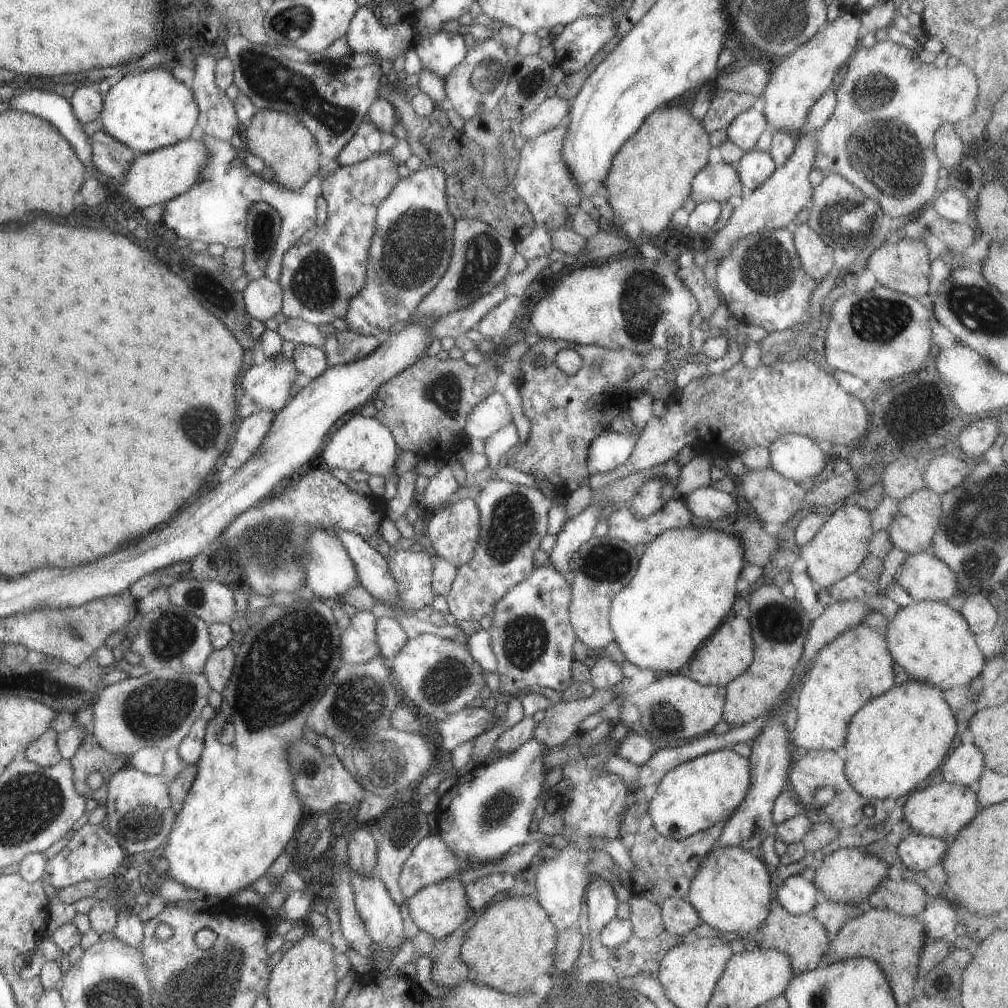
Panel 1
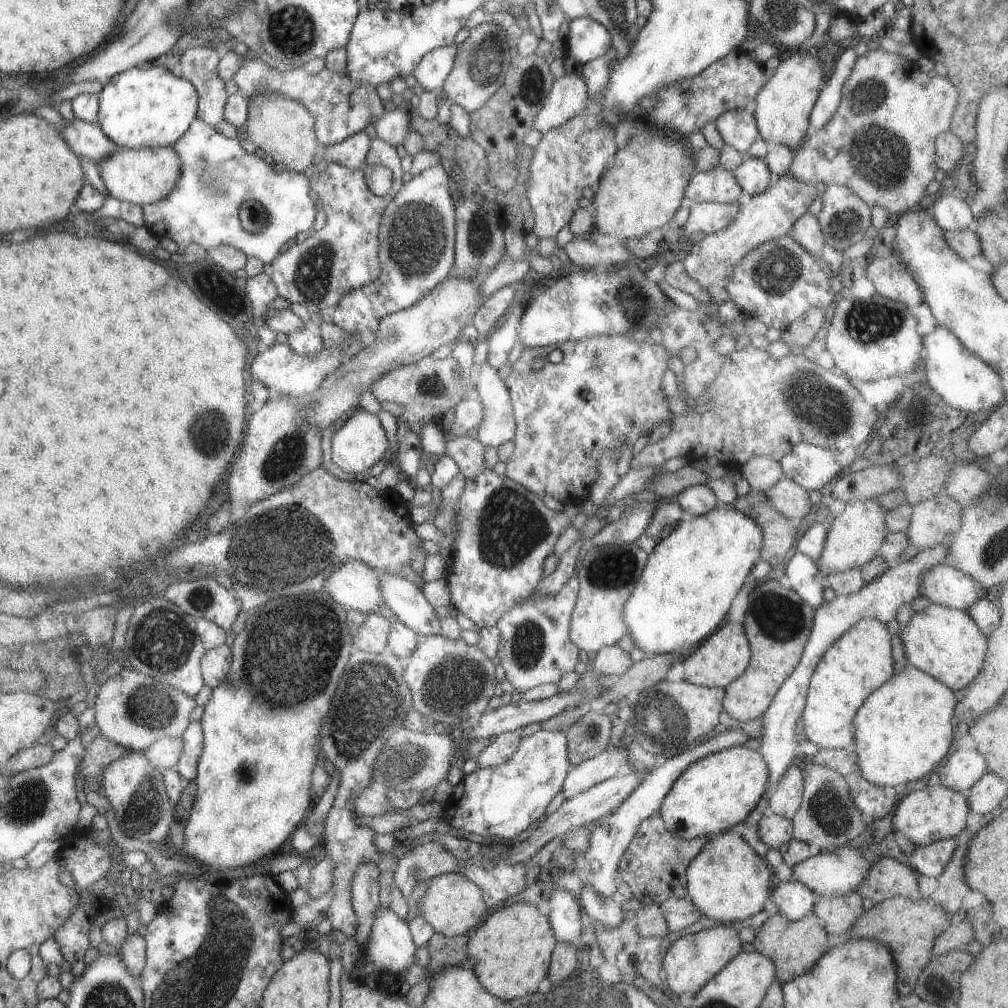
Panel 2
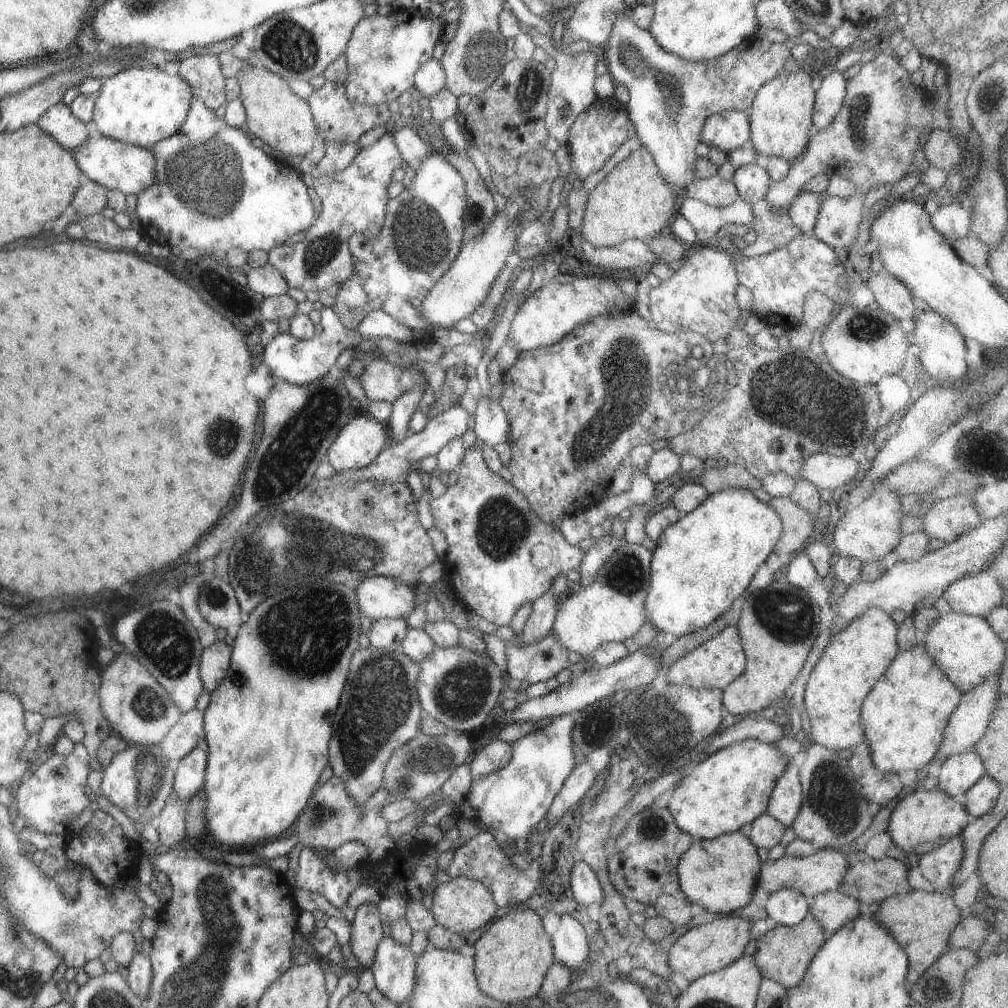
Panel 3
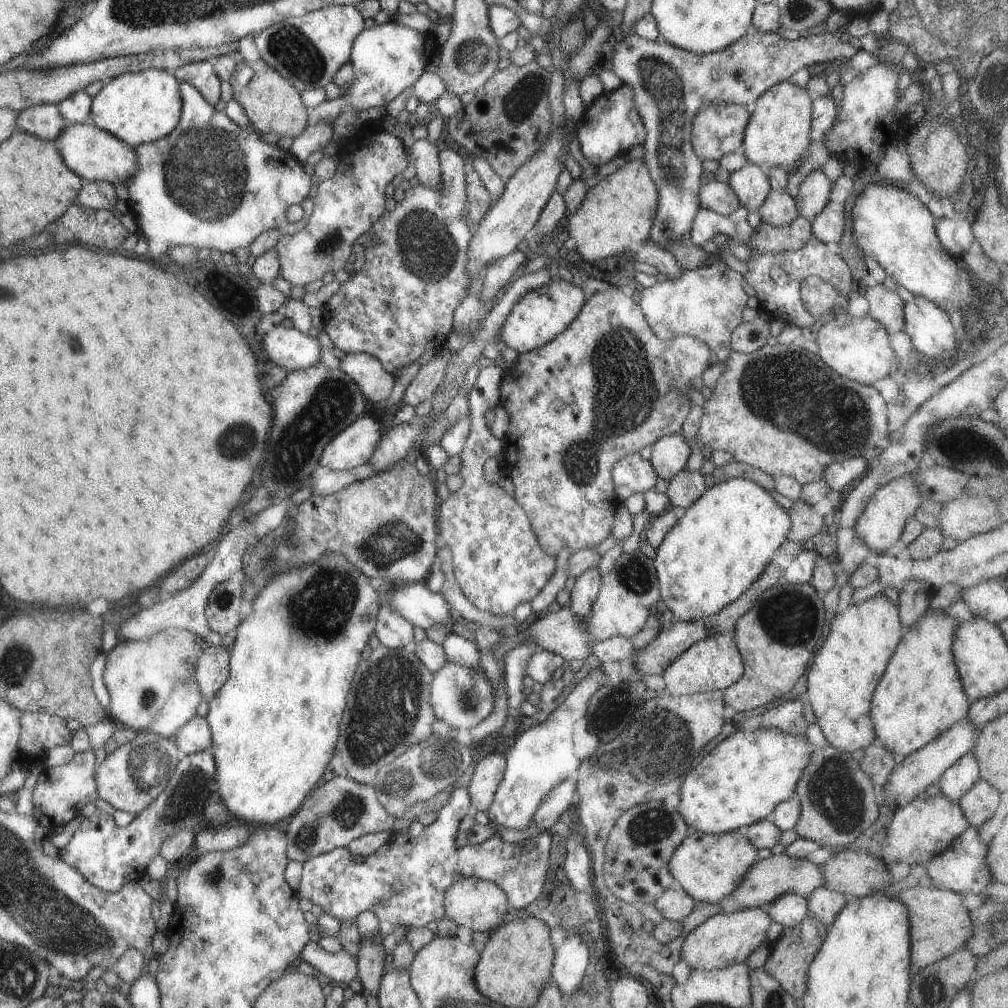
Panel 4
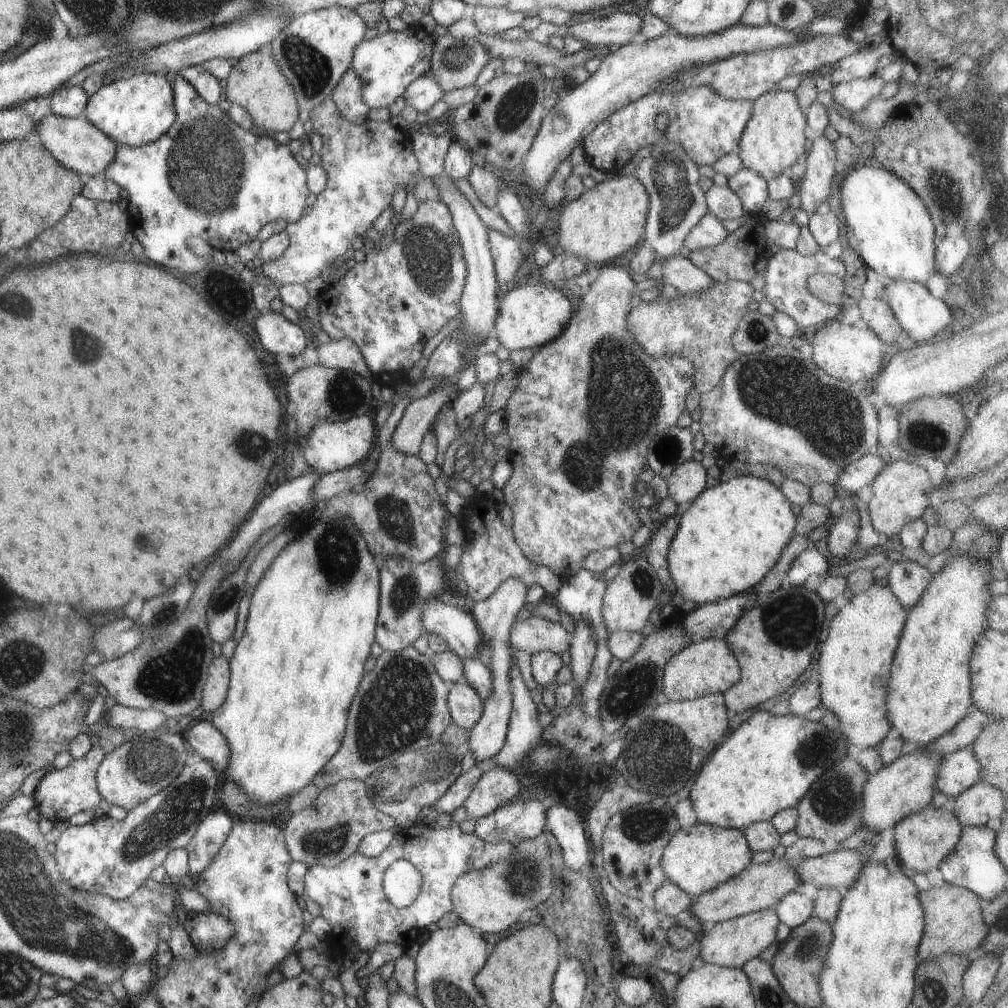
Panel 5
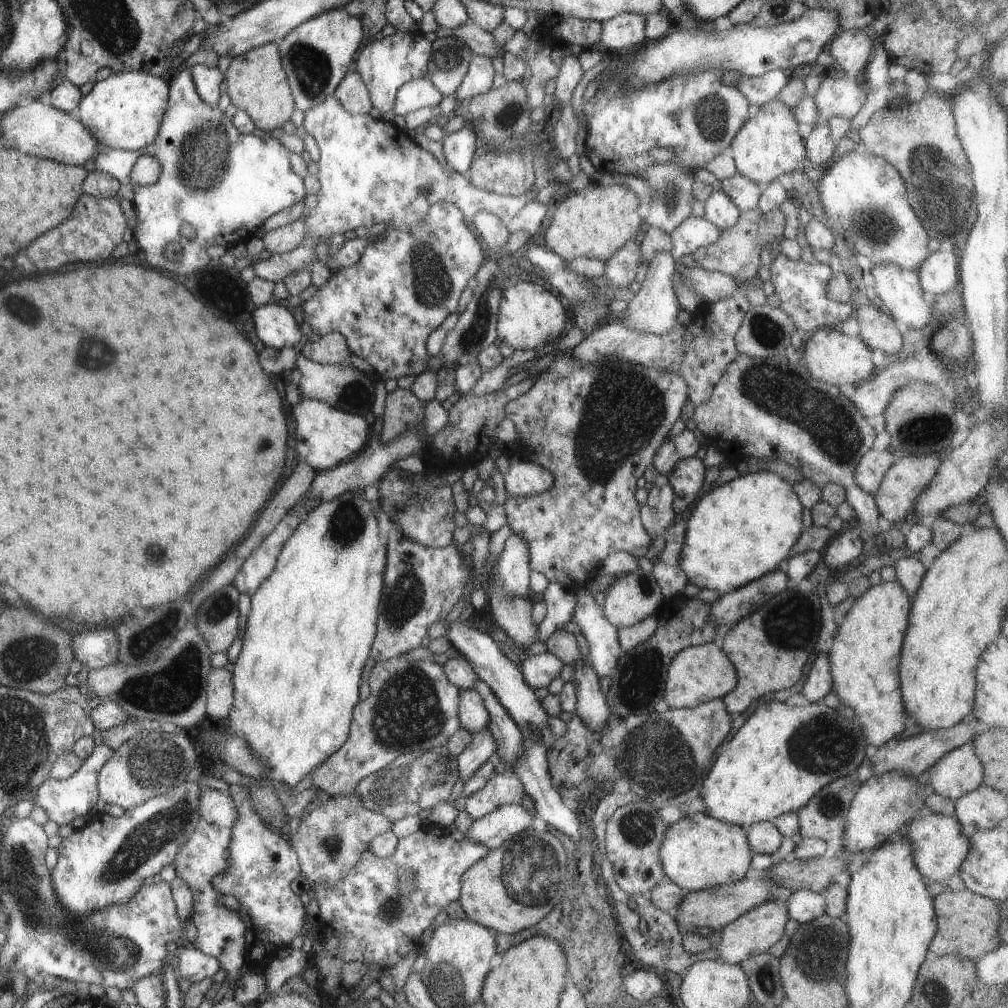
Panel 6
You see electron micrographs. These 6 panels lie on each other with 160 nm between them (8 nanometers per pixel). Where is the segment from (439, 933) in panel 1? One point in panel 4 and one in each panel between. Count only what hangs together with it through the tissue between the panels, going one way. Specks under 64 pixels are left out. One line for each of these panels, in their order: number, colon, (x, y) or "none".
2: (452, 905)
3: (461, 905)
4: (477, 904)

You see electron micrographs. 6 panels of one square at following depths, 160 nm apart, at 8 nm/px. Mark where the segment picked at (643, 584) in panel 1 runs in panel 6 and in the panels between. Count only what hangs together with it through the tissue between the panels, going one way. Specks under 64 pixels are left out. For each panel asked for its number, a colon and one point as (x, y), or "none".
2: (690, 577)
3: (701, 563)
4: (720, 546)
5: (731, 534)
6: (736, 532)

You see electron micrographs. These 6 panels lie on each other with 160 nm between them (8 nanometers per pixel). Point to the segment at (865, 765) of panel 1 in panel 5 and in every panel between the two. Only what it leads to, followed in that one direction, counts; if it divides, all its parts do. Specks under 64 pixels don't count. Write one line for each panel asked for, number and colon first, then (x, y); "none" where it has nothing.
2: (903, 728)
3: (903, 716)
4: (919, 695)
5: (928, 692)

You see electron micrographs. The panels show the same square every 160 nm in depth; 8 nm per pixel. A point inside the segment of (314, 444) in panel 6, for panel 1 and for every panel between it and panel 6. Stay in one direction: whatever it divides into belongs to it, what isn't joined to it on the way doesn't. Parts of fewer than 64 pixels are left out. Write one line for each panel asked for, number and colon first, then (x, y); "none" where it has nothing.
1: (361, 443)
2: (358, 443)
3: (361, 439)
4: (350, 447)
5: (330, 446)

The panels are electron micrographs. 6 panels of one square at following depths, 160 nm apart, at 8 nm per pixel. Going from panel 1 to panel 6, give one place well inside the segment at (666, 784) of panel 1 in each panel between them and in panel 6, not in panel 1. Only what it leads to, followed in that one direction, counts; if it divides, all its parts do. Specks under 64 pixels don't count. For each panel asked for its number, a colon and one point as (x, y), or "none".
2: (714, 794)
3: (731, 787)
4: (740, 781)
5: (768, 762)
6: (782, 755)

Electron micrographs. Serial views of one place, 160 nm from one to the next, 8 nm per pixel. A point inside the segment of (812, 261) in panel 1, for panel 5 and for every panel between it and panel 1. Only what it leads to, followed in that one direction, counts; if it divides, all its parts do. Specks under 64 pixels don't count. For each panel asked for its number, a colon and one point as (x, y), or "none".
2: (805, 231)
3: (802, 211)
4: (813, 192)
5: (820, 162)

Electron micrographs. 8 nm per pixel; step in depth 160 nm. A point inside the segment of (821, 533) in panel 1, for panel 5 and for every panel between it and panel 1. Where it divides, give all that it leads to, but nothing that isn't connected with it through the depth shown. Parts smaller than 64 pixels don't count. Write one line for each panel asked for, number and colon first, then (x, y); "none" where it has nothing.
2: (856, 534)
3: (867, 531)
4: (879, 525)
5: (899, 494)

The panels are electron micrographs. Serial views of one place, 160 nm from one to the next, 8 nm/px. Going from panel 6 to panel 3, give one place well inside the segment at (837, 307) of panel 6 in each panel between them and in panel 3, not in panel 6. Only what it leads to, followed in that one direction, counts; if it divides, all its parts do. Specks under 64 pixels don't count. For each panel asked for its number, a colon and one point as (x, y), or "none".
3: (778, 280)
4: (775, 277)
5: (785, 275)

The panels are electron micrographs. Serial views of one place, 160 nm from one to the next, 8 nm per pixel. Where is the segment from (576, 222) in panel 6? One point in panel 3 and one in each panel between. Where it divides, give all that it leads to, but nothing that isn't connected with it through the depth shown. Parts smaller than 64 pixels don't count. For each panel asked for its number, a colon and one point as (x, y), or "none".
3: (632, 201)
4: (618, 211)
5: (603, 221)

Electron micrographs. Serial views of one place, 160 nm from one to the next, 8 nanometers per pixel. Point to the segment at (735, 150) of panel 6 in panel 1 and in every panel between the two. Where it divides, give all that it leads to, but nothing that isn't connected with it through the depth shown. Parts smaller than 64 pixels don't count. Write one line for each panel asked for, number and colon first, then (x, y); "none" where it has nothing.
1: (793, 86)
2: (782, 107)
3: (779, 116)
4: (776, 135)
5: (773, 138)

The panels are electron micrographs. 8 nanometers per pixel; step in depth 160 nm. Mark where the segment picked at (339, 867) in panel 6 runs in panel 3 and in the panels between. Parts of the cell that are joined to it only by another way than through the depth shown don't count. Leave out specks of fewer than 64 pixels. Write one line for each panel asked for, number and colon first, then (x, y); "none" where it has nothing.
3: (330, 817)
4: (340, 810)
5: (326, 832)

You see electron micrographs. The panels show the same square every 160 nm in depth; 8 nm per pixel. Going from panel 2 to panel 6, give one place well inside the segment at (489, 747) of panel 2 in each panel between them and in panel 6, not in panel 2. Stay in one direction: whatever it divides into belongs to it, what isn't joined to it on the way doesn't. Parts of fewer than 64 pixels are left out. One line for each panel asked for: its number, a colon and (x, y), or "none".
3: (494, 755)
4: (487, 772)
5: (496, 786)
6: (502, 789)

